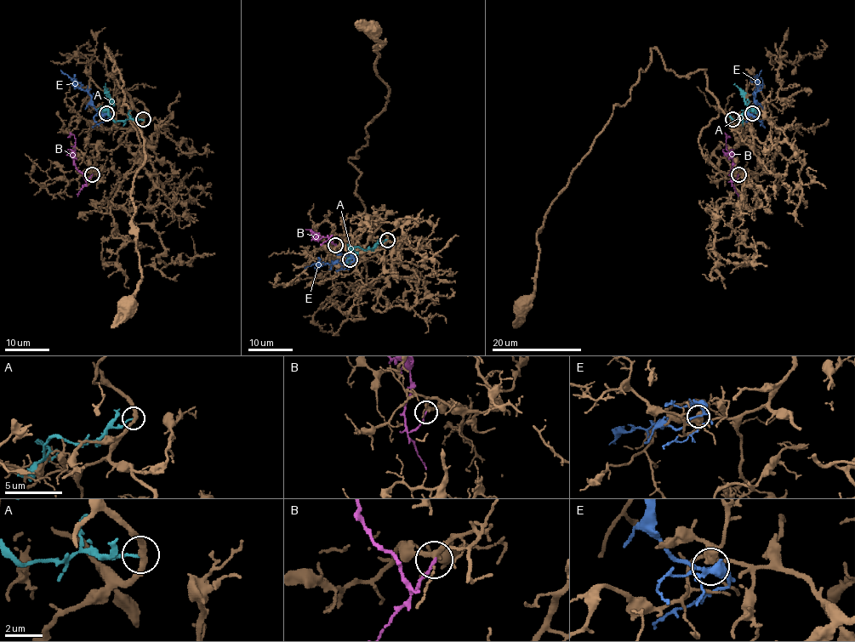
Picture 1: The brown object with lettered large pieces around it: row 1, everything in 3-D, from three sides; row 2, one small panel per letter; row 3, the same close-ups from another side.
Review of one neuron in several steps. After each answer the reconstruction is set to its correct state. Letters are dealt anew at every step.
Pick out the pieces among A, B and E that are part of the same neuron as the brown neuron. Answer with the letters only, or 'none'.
B

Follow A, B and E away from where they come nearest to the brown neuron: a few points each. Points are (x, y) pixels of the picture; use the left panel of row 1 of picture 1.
A: (143, 119), (114, 122), (109, 115), (110, 100), (105, 84)
B: (92, 173), (88, 180), (85, 179), (74, 163), (75, 138), (71, 134), (67, 137)
E: (106, 113), (99, 111), (93, 105), (93, 98), (60, 70)

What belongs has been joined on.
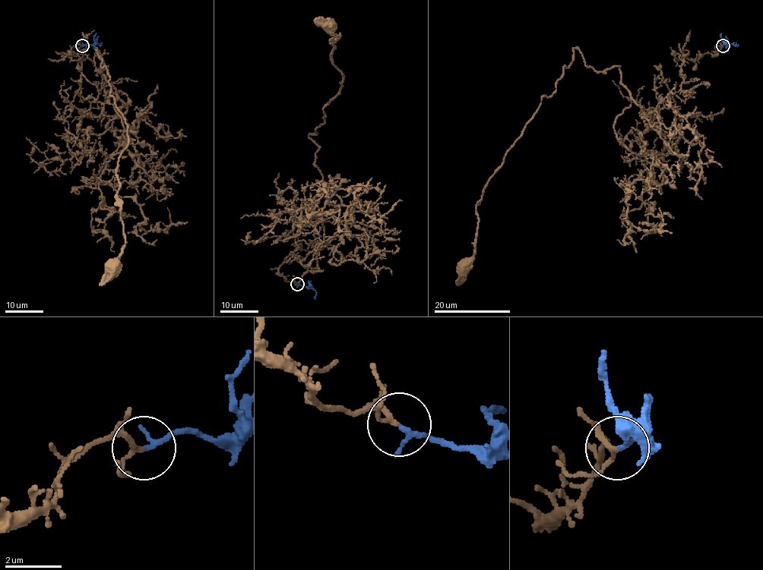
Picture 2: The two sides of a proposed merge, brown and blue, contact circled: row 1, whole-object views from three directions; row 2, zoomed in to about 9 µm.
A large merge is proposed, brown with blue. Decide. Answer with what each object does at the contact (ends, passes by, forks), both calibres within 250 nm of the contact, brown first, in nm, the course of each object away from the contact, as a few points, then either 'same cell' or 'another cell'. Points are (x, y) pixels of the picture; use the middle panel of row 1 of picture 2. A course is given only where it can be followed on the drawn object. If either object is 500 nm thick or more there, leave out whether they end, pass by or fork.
brown passes by; blue passes by; 140 nm thick on the brown side, 120 nm on the other; brown runs (296, 284), (280, 265), (299, 241), (322, 244), (341, 204), (315, 181), (308, 135), (341, 86), (329, 25); blue runs (296, 284), (311, 287), (317, 293), (315, 299); same cell

